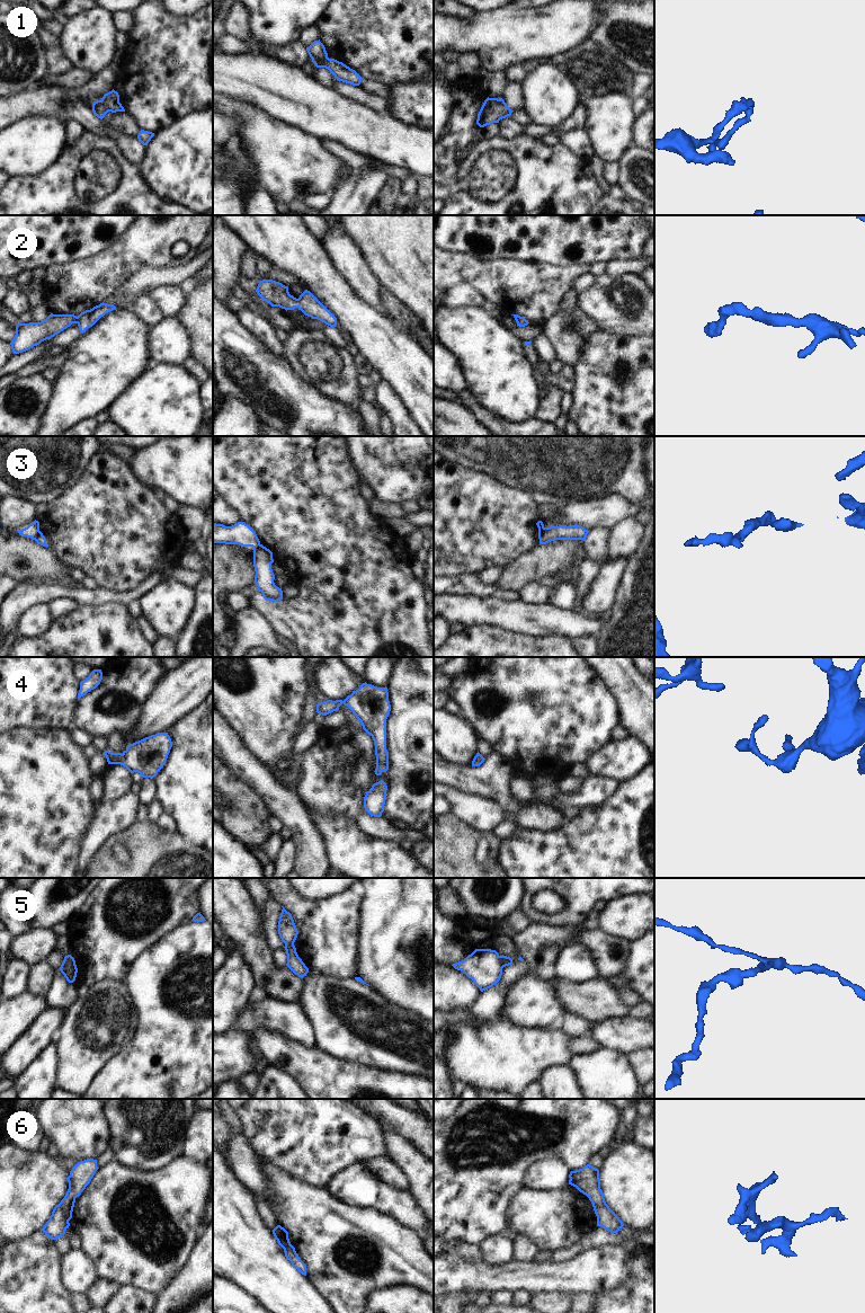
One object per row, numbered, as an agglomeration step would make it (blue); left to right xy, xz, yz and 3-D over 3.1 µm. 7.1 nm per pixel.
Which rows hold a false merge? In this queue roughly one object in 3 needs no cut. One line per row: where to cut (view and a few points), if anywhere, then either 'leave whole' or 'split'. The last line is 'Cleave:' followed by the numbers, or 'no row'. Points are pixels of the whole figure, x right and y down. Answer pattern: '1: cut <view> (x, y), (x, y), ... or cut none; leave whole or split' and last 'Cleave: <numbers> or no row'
1: cut xy (99, 100), (108, 111); split
2: cut none; leave whole
3: cut yz (544, 528), (538, 538); split
4: cut none; leave whole
5: cut yz (499, 956), (502, 967); split
6: cut none; leave whole
Cleave: 1, 3, 5

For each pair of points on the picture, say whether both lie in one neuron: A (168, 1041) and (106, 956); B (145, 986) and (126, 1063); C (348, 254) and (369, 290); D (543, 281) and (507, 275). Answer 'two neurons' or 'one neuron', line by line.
A: two neurons
B: one neuron
C: one neuron
D: one neuron

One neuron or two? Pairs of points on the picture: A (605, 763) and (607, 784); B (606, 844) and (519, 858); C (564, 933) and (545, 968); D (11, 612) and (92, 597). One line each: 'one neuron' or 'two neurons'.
A: two neurons
B: one neuron
C: one neuron
D: one neuron

